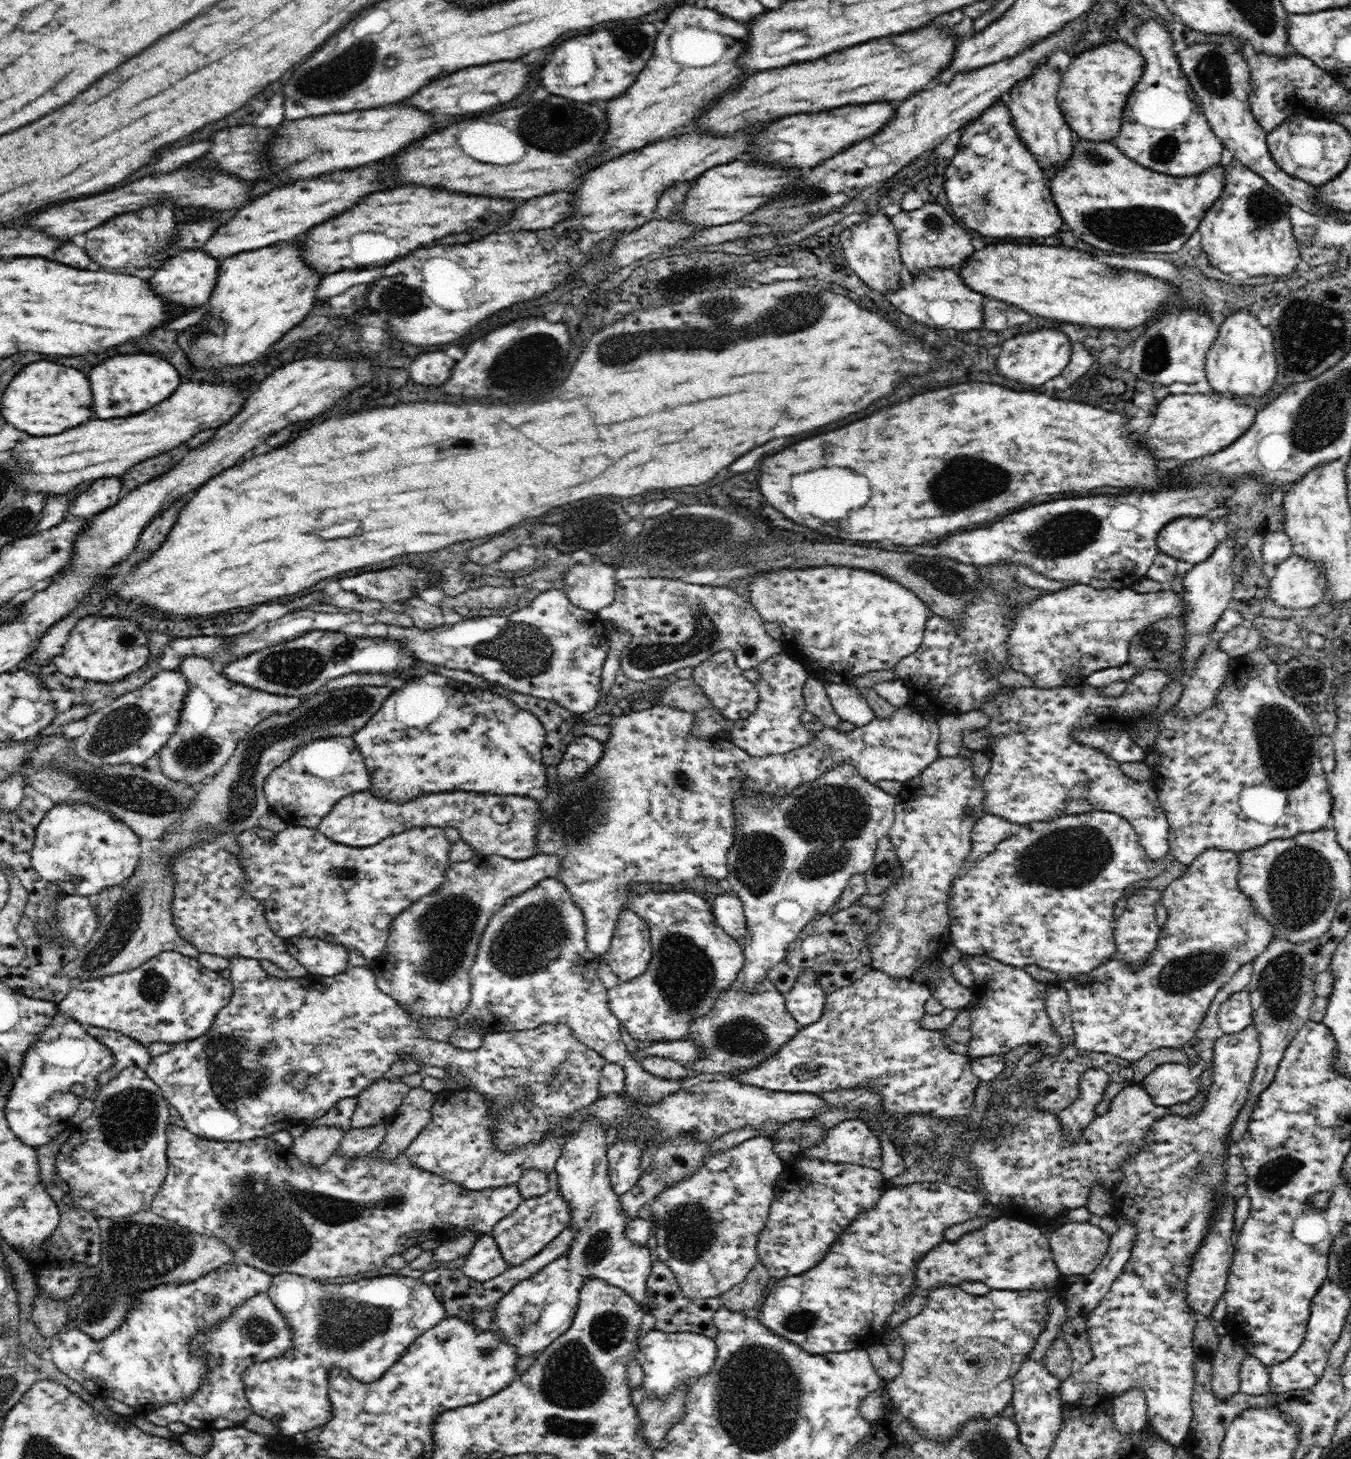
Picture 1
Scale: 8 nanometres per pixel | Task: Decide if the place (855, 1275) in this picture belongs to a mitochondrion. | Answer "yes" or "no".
yes

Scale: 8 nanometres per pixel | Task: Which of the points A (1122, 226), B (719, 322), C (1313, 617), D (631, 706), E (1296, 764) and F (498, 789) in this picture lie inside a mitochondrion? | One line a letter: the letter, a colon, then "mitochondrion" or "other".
A: mitochondrion
B: mitochondrion
C: other
D: other
E: mitochondrion
F: other

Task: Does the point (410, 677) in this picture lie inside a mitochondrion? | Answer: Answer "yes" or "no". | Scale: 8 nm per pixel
no

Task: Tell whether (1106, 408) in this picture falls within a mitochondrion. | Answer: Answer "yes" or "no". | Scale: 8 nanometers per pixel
no

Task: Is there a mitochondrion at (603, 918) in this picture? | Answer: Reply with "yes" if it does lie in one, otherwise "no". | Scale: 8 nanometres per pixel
no

